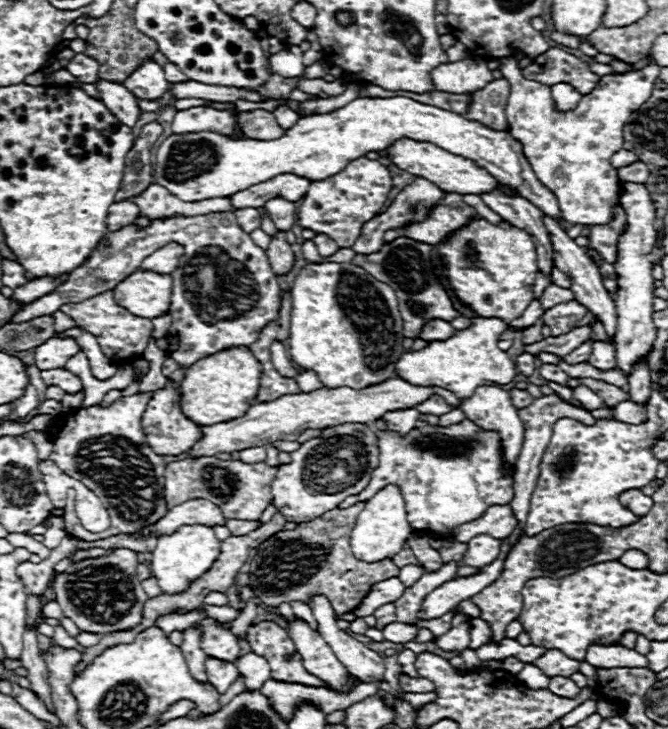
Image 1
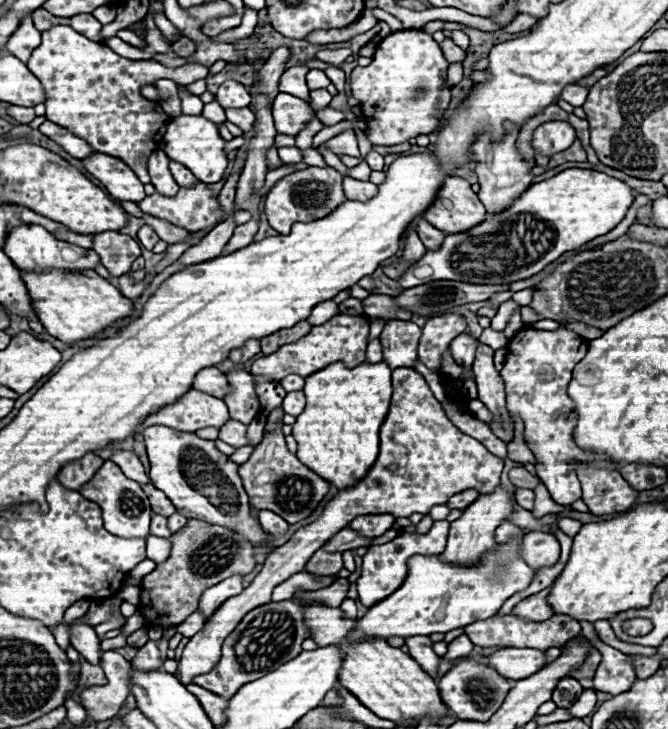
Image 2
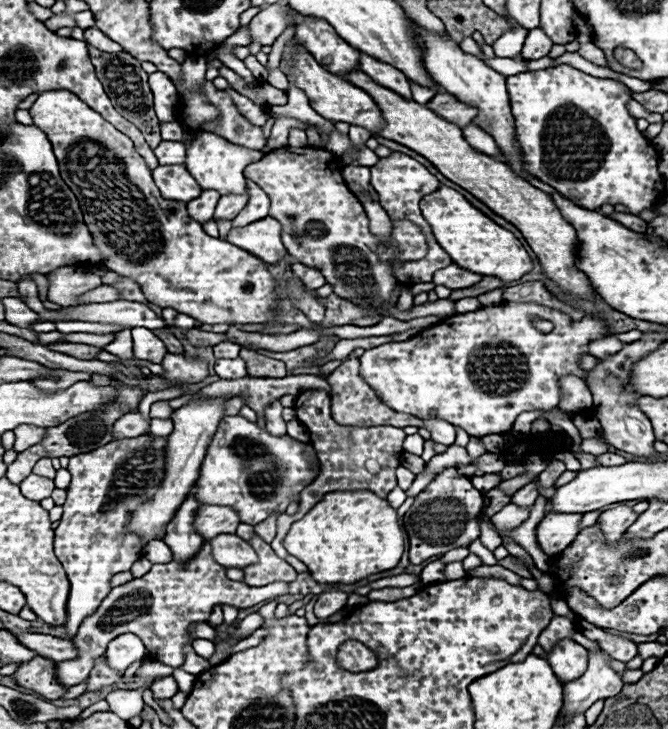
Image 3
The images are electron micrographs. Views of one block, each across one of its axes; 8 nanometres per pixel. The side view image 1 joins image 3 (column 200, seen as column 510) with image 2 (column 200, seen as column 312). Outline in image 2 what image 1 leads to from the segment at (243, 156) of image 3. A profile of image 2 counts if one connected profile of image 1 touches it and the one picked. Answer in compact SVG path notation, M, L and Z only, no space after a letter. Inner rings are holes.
M176 116L168 124L168 130L162 138L162 150L168 154L168 158L184 164L200 182L204 184L216 184L222 180L226 172L226 154L224 154L224 140L220 136L218 124L210 122L204 116Z

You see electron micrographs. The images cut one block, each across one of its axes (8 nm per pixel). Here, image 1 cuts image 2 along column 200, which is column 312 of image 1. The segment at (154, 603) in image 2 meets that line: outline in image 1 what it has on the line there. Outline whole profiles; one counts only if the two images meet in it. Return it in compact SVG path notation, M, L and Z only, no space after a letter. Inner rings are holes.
M364 502L330 510L316 520L298 524L294 530L282 530L262 542L256 548L258 554L250 562L250 586L254 596L276 608L282 602L308 602L310 596L324 594L332 602L336 614L342 616L352 612L376 582L398 576L400 568L396 568L392 560L368 564L354 558L350 550L350 532L362 508Z

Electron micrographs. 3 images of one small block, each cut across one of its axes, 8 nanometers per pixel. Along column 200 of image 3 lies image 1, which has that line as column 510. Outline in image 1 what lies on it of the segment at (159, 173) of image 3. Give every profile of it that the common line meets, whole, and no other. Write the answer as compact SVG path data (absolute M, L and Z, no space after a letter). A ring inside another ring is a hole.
M400 138L394 144L390 144L390 148L386 148L384 154L400 170L406 170L406 172L410 172L414 176L422 176L422 178L434 182L444 192L482 194L482 192L492 192L496 186L500 186L504 192L516 194L512 188L502 186L496 178L492 178L484 168L478 168L472 160L466 160L462 156L454 156L450 152L444 152L438 146L430 144L430 142L416 142L416 140L410 140L410 138Z

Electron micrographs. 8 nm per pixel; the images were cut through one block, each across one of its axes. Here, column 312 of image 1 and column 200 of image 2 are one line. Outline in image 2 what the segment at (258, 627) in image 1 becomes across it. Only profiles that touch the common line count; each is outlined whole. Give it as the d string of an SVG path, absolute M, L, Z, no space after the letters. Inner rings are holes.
M284 600L258 606L250 610L250 614L246 614L242 622L234 628L234 632L224 640L222 658L214 666L214 670L194 678L194 684L228 700L246 682L254 682L270 674L270 670L282 666L282 662L298 656L302 652L302 642L308 638L308 634L310 632L306 630L306 626L302 626L302 608L298 602Z

